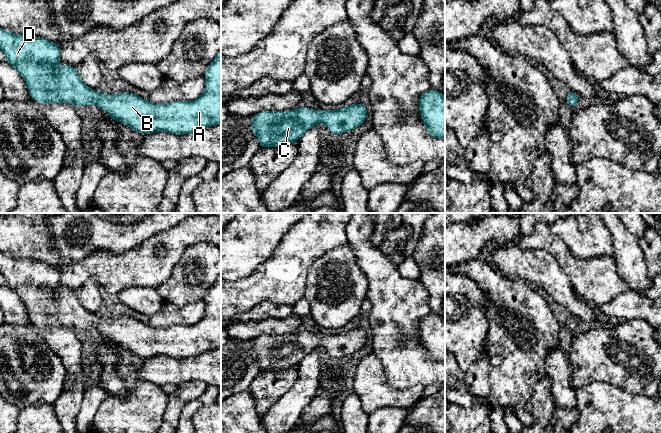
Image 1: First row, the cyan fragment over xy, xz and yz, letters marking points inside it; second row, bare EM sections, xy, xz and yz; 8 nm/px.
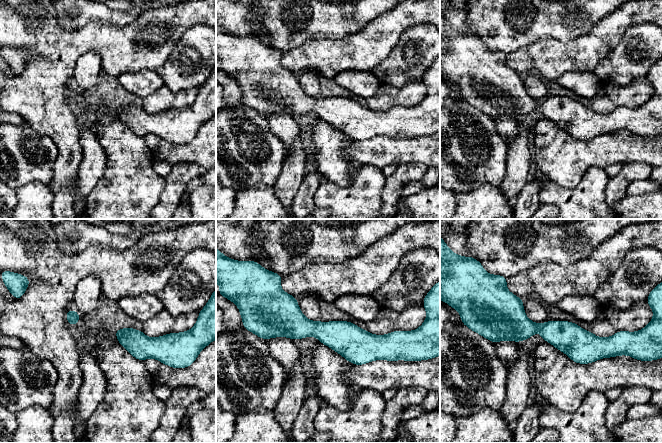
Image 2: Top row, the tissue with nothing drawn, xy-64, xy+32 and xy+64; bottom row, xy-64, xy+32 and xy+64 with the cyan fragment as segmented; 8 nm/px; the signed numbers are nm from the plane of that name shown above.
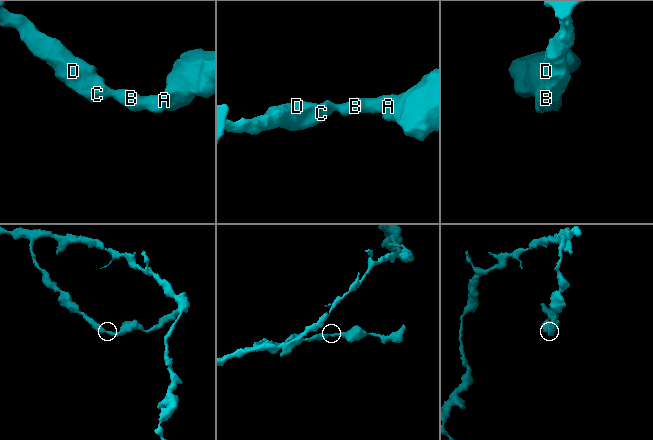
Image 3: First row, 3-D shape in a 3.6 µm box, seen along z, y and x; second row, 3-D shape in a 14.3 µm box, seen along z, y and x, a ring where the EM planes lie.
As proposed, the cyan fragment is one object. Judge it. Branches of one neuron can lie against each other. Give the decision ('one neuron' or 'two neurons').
one neuron

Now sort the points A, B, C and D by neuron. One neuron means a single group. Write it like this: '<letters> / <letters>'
A B C D

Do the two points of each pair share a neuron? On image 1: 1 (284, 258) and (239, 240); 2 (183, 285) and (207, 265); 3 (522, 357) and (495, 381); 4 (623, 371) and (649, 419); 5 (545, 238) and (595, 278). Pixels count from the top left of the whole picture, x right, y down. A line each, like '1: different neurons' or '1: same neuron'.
1: different neurons
2: same neuron
3: same neuron
4: different neurons
5: same neuron

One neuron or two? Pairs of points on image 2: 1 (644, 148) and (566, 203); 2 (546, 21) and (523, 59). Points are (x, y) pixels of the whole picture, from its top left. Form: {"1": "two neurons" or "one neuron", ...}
{"1": "two neurons", "2": "two neurons"}

